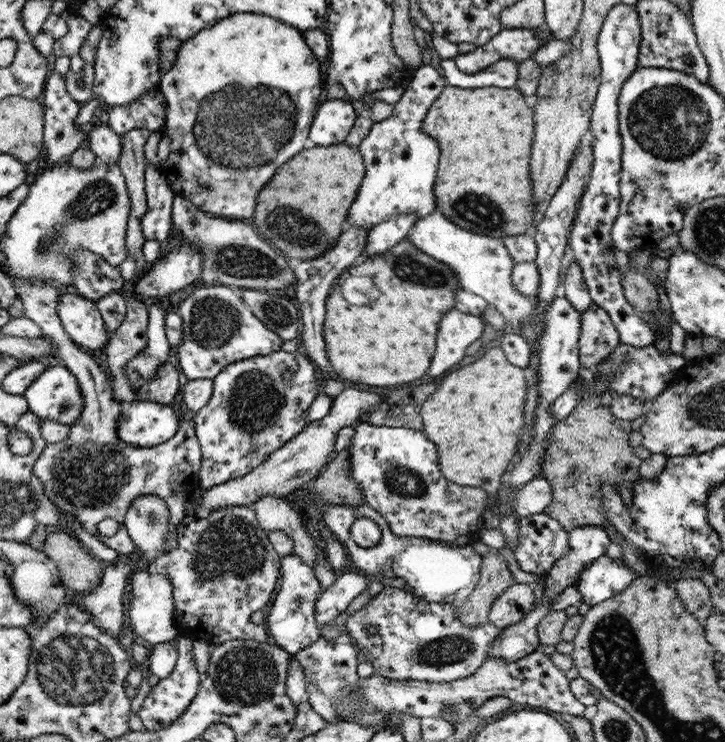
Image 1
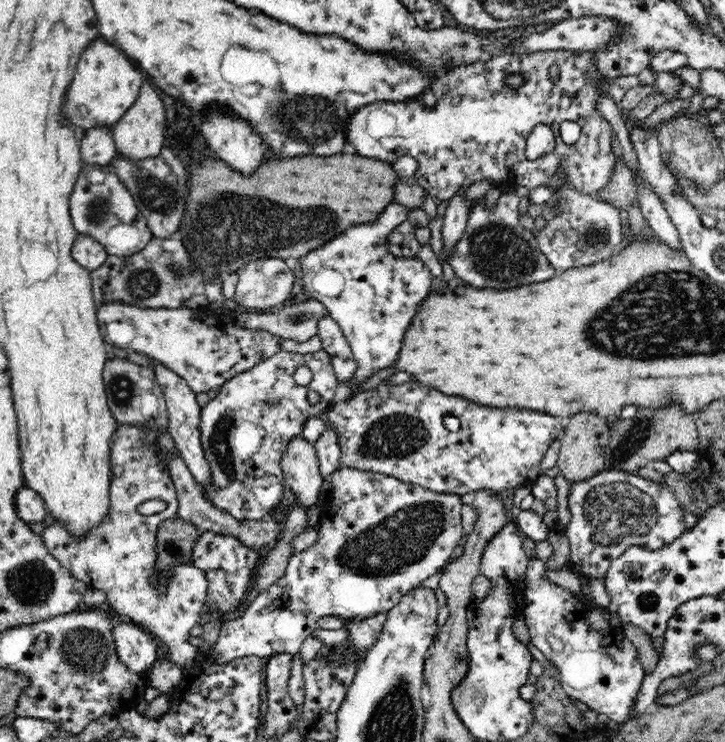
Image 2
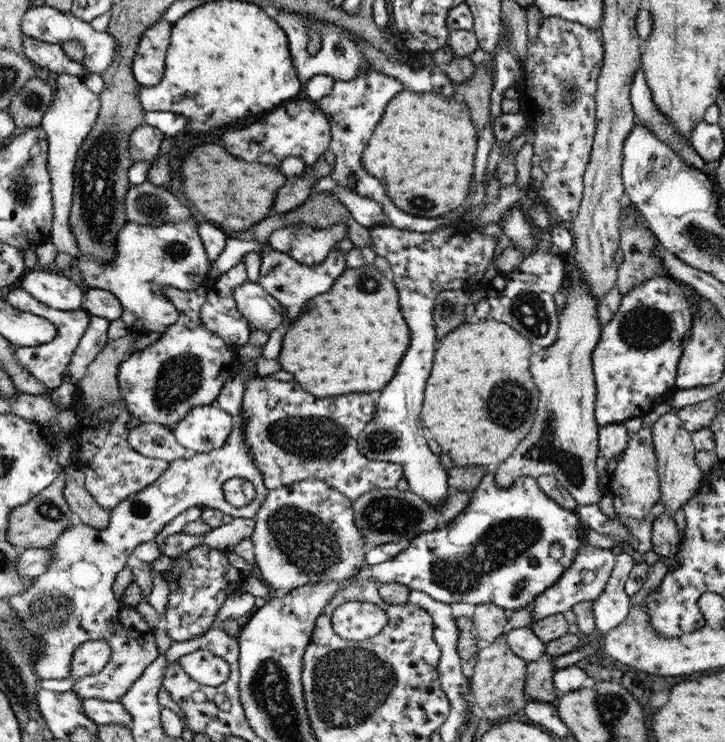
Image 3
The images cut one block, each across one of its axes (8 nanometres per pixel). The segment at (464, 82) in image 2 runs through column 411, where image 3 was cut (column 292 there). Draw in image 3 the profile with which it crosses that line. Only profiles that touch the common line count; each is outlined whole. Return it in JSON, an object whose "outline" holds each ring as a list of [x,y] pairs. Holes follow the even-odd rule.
{"outline":[[[303,98],[289,100],[259,119],[242,124],[236,129],[227,129],[221,137],[220,146],[224,146],[230,154],[246,161],[272,165],[278,169],[288,156],[299,156],[304,161],[301,175],[304,176],[310,175],[312,165],[326,152],[330,141],[330,123],[323,110],[315,101]]]}

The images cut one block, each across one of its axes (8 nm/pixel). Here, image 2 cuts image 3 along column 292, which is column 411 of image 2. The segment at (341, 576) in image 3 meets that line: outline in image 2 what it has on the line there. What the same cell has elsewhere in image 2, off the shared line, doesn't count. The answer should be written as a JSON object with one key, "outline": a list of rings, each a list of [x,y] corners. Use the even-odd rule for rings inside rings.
{"outline":[[[344,467],[328,478],[330,495],[320,503],[319,533],[309,549],[293,553],[285,574],[260,592],[250,607],[234,620],[220,626],[212,648],[216,663],[230,662],[254,655],[267,659],[278,653],[299,652],[302,643],[317,628],[319,618],[326,615],[345,620],[368,618],[388,613],[410,590],[421,586],[424,579],[442,570],[460,544],[462,526],[462,495],[438,494],[421,486],[402,482],[386,474]]]}

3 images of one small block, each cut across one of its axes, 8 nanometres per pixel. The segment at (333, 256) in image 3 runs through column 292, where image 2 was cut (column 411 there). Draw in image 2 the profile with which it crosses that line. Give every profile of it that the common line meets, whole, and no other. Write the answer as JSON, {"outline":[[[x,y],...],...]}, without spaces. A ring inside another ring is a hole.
{"outline":[[[391,202],[374,222],[352,225],[325,245],[299,258],[304,294],[321,302],[328,309],[328,313],[338,323],[352,349],[357,370],[355,381],[350,383],[355,387],[355,394],[358,394],[362,382],[379,370],[392,366],[392,362],[398,358],[404,332],[410,325],[417,307],[432,292],[430,286],[433,276],[421,259],[416,256],[414,258],[394,256],[388,250],[388,235],[396,226],[407,220],[410,211],[407,206]]]}

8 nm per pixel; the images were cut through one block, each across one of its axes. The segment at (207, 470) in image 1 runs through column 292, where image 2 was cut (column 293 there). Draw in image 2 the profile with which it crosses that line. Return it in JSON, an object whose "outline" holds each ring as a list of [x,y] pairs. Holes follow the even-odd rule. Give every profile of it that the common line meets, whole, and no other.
{"outline":[[[321,349],[320,351],[314,352],[313,354],[299,354],[298,352],[285,352],[280,350],[277,354],[274,354],[271,358],[268,358],[266,361],[260,362],[257,366],[254,366],[251,370],[246,370],[234,378],[227,380],[221,387],[220,391],[213,400],[210,400],[204,408],[201,408],[201,417],[200,417],[200,432],[201,432],[201,443],[204,451],[204,456],[206,461],[210,464],[211,467],[211,476],[212,484],[210,488],[202,487],[202,495],[206,497],[218,509],[226,511],[226,513],[234,515],[234,518],[238,521],[245,520],[269,520],[272,518],[272,514],[276,512],[275,508],[278,506],[279,502],[282,500],[284,494],[284,478],[283,470],[281,469],[281,456],[284,454],[286,447],[289,445],[289,442],[292,438],[300,436],[302,434],[302,426],[306,420],[310,417],[319,417],[320,412],[327,410],[333,404],[333,398],[337,389],[338,379],[335,376],[335,371],[333,370],[333,365],[330,361],[330,356]],[[301,366],[306,366],[312,371],[312,380],[306,386],[296,385],[296,382],[293,379],[293,375],[298,368]],[[310,392],[317,392],[320,395],[320,402],[318,404],[310,404],[308,402],[308,394]]]}

